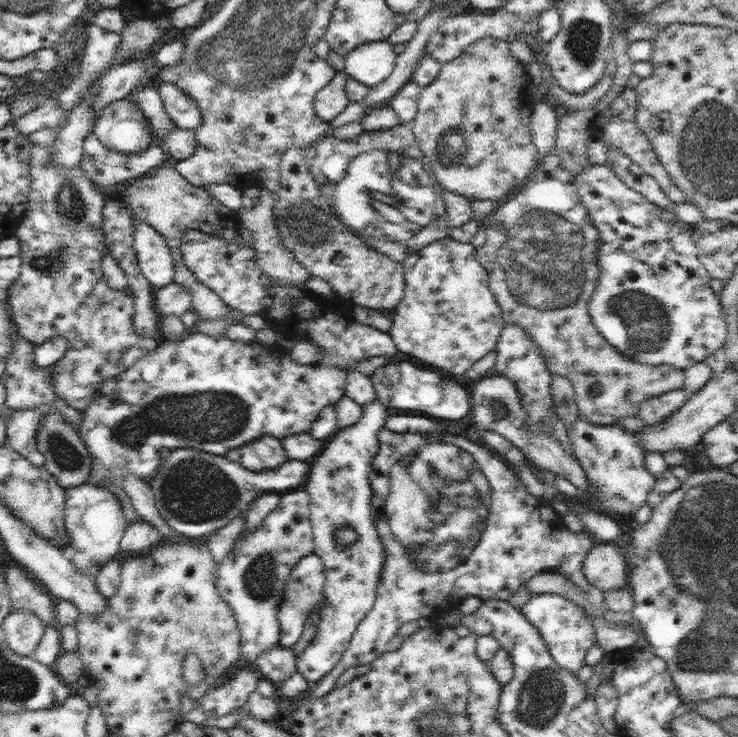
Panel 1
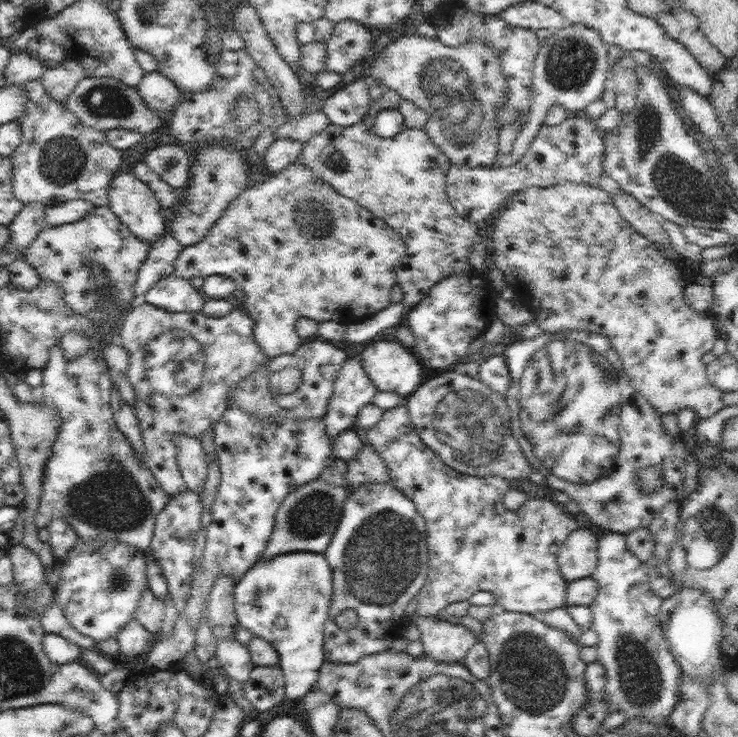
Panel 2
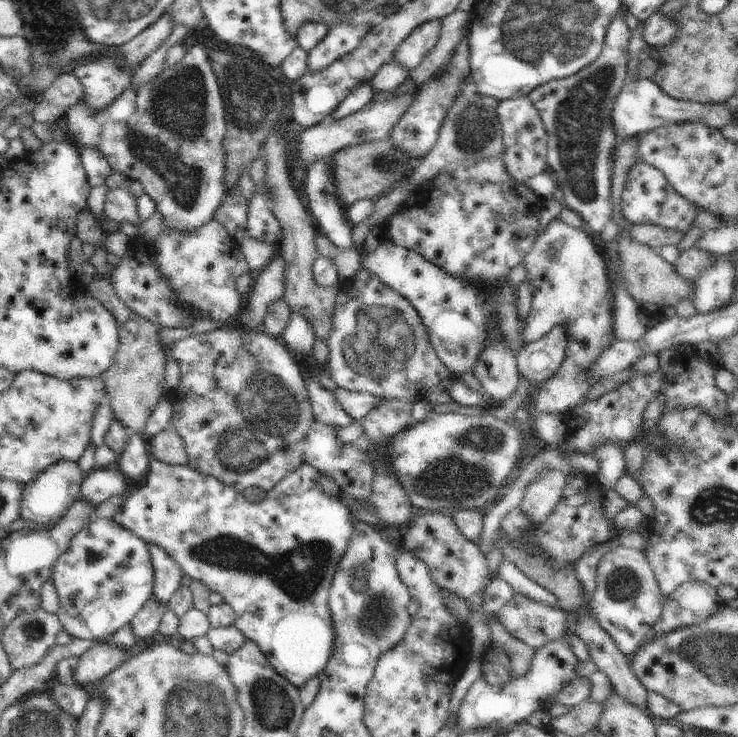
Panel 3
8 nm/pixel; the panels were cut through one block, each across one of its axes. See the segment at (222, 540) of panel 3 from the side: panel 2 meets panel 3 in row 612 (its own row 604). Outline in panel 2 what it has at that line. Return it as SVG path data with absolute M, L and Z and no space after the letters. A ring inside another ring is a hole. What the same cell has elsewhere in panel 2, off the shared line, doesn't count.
M309 551L286 552L272 559L259 561L235 583L234 610L238 623L254 637L264 638L280 655L279 666L285 674L285 698L302 699L314 688L325 661L323 638L325 623L333 595L333 572L322 553Z

